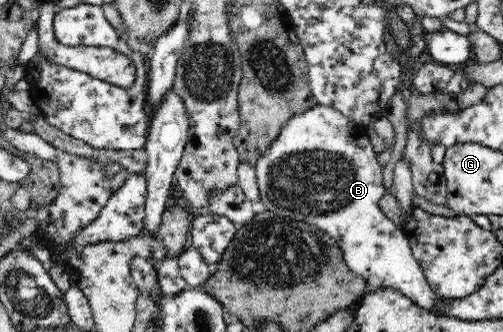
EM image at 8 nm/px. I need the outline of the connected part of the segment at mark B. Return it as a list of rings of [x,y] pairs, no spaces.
[[[321,104],[290,119],[281,128],[279,136],[269,144],[269,149],[260,154],[254,166],[261,202],[274,214],[306,222],[326,232],[342,248],[349,270],[367,281],[365,293],[379,287],[395,288],[417,306],[437,312],[439,297],[429,286],[421,262],[413,256],[406,234],[379,209],[379,201],[386,188],[378,156],[366,134],[367,127],[352,122],[335,108]]]

